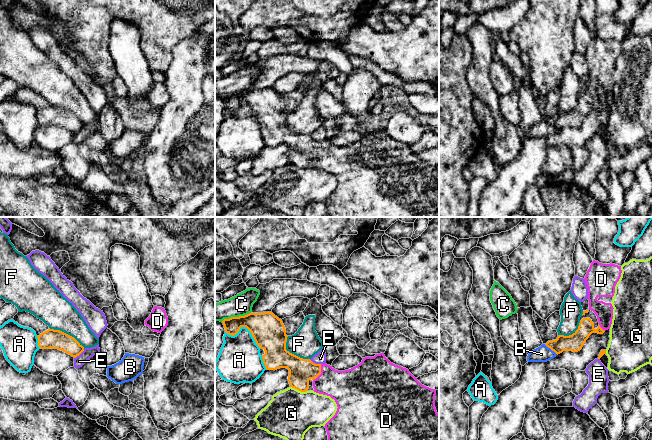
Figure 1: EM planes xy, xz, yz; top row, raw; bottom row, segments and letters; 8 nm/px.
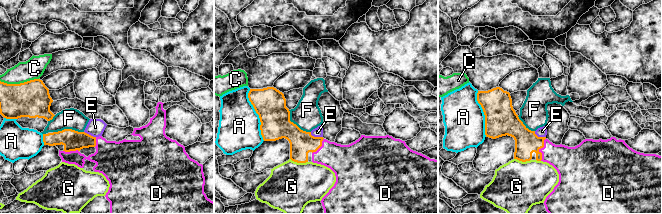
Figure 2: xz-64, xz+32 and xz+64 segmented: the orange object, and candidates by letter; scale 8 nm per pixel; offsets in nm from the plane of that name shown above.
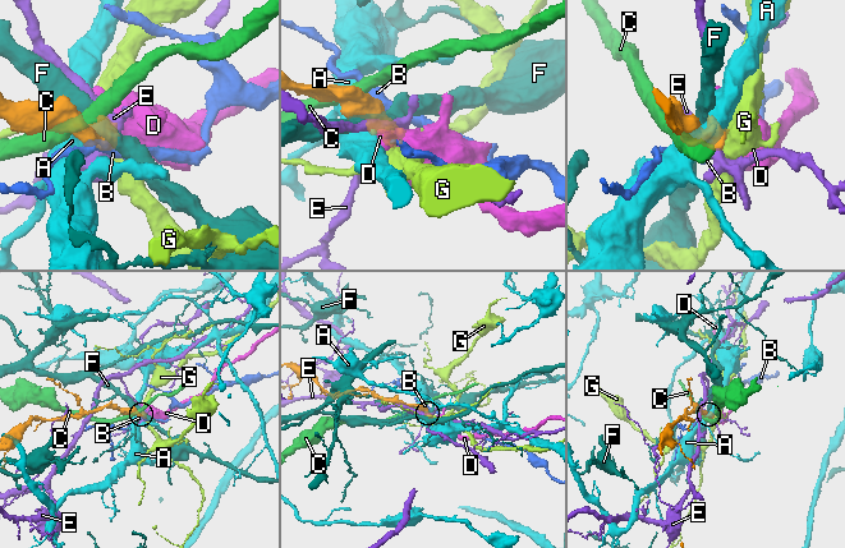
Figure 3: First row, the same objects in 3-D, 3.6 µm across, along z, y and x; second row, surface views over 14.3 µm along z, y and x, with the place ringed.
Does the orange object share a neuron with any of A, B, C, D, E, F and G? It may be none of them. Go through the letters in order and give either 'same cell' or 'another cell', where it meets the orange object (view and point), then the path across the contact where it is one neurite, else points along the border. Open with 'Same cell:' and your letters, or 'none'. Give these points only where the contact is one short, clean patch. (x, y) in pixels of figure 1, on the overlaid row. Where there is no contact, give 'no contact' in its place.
Same cell: D
A: another cell; contact xz (245, 326)
B: another cell; contact yz (551, 349); border yz (545, 345), (557, 354)
C: another cell; contact xz (236, 317)
D: same cell; contact xz (320, 372); way xz (301, 370), (320, 372), (330, 382), (347, 387)
E: another cell; contact xy (79, 354)
F: another cell; contact xz (291, 353); border xz (287, 336), (286, 349), (300, 357), (309, 359)
G: another cell; contact xz (299, 390); border xz (290, 386), (301, 391), (307, 391)

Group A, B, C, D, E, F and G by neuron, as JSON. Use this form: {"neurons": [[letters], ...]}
{"neurons": [["A"], ["B"], ["C"], ["D"], ["E"], ["F"], ["G"]]}

